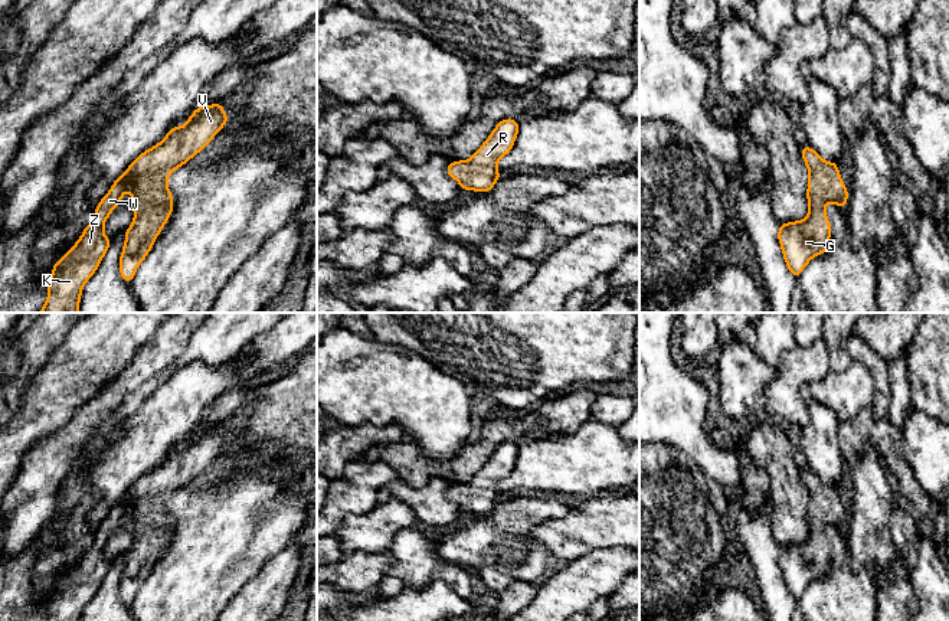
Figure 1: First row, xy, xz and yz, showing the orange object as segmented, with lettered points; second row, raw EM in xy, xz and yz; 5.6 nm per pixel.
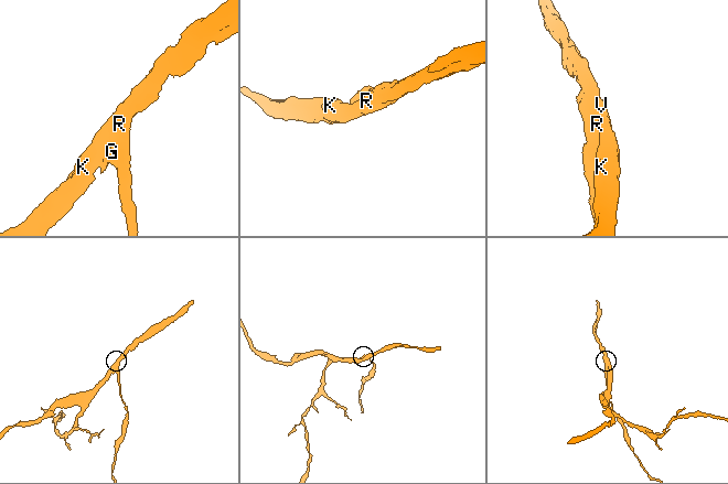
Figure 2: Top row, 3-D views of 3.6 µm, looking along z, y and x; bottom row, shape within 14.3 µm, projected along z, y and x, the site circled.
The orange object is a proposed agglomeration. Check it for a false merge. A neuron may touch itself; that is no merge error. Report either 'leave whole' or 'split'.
leave whole

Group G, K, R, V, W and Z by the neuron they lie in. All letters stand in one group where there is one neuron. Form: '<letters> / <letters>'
G K R V W Z

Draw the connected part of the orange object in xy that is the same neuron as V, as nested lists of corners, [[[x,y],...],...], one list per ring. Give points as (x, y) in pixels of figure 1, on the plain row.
[[[222,425],[202,428],[184,448],[171,450],[163,464],[141,475],[101,522],[92,545],[76,566],[55,585],[48,621],[81,621],[84,608],[95,597],[111,568],[112,562],[105,559],[104,548],[111,535],[122,526],[124,514],[132,519],[134,543],[124,555],[120,597],[130,607],[173,536],[168,499],[200,475],[228,444],[230,442]]]

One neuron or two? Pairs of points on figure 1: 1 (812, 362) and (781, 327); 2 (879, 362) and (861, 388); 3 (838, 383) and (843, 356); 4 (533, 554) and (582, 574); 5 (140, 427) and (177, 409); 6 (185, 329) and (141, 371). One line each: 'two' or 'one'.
1: two
2: two
3: two
4: two
5: one
6: one

